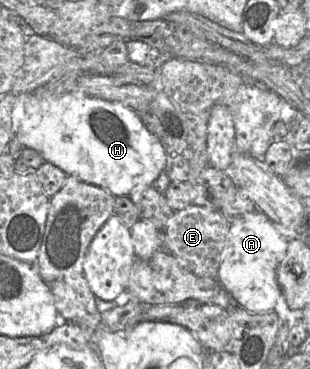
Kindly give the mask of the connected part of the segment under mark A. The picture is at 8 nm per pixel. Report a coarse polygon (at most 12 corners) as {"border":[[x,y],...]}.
{"border":[[258,209],[229,226],[217,280],[251,313],[284,305],[288,241]]}

